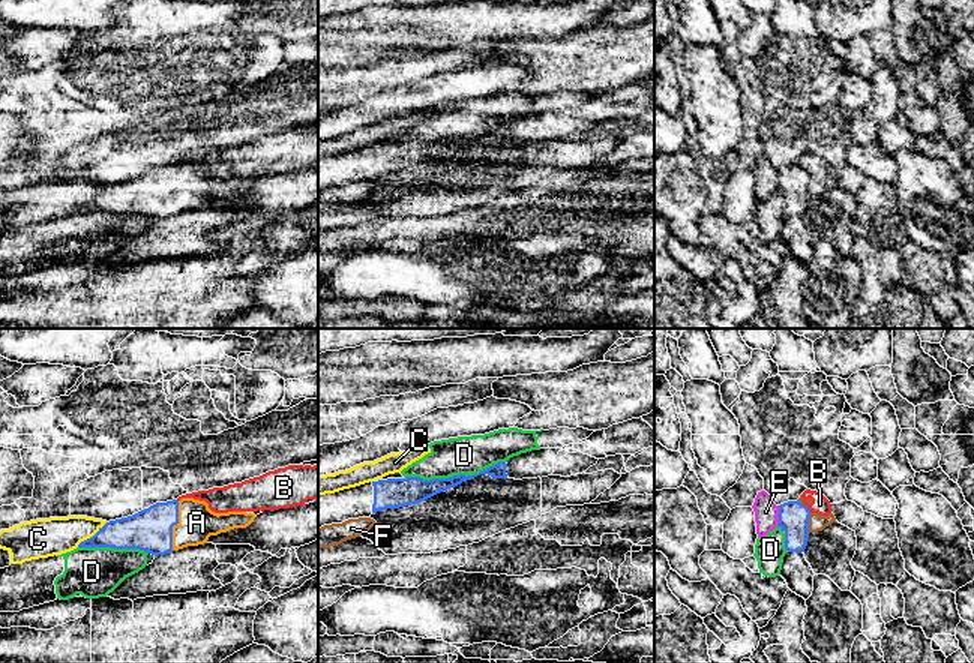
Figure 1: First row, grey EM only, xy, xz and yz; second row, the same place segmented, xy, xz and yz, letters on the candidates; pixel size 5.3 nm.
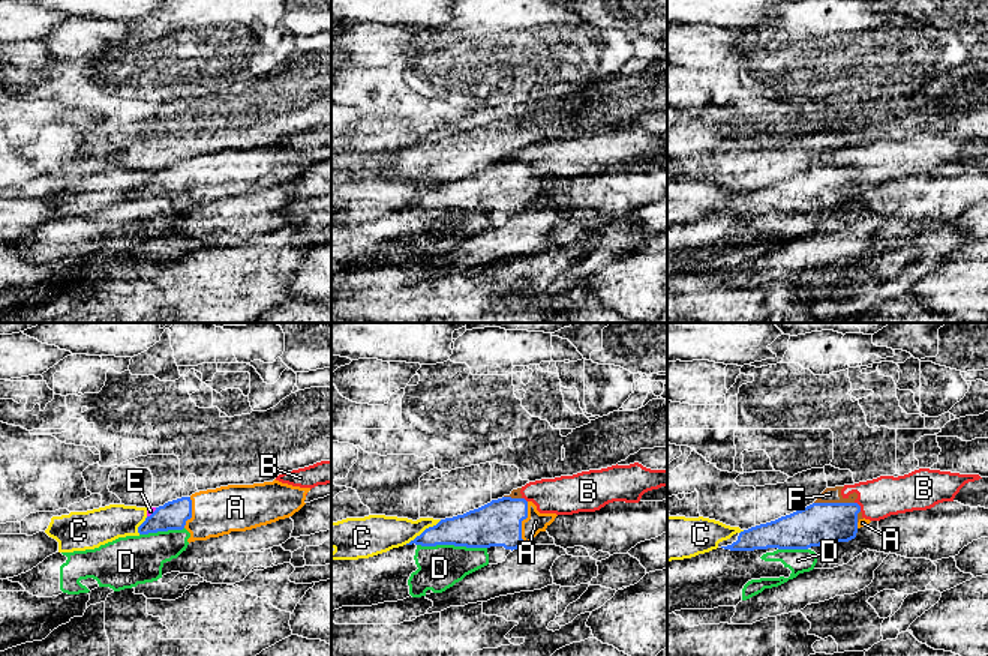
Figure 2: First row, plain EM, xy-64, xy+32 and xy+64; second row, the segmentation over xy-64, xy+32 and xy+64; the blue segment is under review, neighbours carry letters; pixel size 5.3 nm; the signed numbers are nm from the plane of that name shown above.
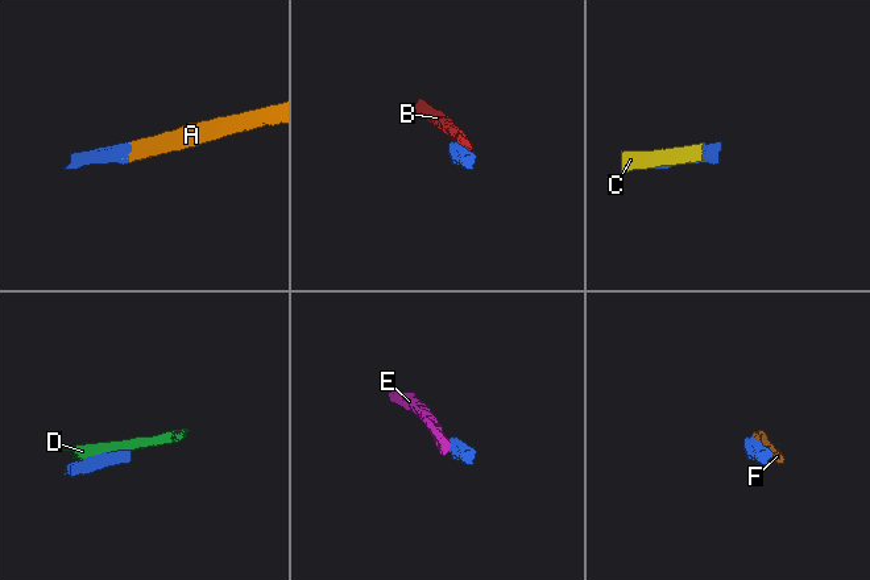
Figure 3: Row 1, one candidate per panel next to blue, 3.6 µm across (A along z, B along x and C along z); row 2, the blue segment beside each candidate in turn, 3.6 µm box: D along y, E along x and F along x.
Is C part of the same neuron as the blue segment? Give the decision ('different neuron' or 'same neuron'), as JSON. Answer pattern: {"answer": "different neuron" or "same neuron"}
{"answer": "different neuron"}

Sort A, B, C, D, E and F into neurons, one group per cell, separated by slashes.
A / B F / C E / D

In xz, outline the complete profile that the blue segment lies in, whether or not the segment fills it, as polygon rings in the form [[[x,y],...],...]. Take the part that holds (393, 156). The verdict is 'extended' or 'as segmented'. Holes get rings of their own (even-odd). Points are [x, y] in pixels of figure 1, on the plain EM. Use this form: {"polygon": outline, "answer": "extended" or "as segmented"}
{"polygon": [[[498,126],[498,128],[492,129],[492,130],[489,130],[489,132],[486,132],[486,134],[480,135],[479,138],[473,138],[473,140],[459,138],[459,140],[453,140],[453,141],[449,141],[449,142],[432,142],[432,144],[423,144],[423,142],[420,142],[420,141],[387,142],[387,144],[369,146],[369,147],[356,150],[356,152],[350,152],[350,153],[344,153],[344,154],[335,156],[335,158],[318,159],[318,192],[321,192],[321,190],[324,190],[324,189],[332,189],[332,188],[342,188],[342,186],[345,186],[345,184],[348,184],[348,183],[369,182],[372,177],[377,177],[377,176],[381,176],[381,174],[386,174],[386,172],[399,172],[399,171],[411,170],[411,168],[419,168],[419,166],[422,166],[422,165],[425,165],[425,164],[428,164],[428,162],[431,162],[431,160],[434,160],[434,159],[437,159],[437,158],[440,158],[440,156],[444,156],[444,154],[447,154],[447,153],[450,153],[450,152],[455,152],[455,150],[461,148],[462,146],[471,144],[471,142],[480,140],[480,138],[488,138],[488,140],[491,140],[492,142],[507,142],[506,130],[507,130],[506,126]]], "answer": "extended"}

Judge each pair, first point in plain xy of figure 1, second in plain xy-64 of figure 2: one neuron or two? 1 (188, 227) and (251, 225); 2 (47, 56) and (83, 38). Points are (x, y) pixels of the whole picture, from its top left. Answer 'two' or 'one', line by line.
1: one
2: one

